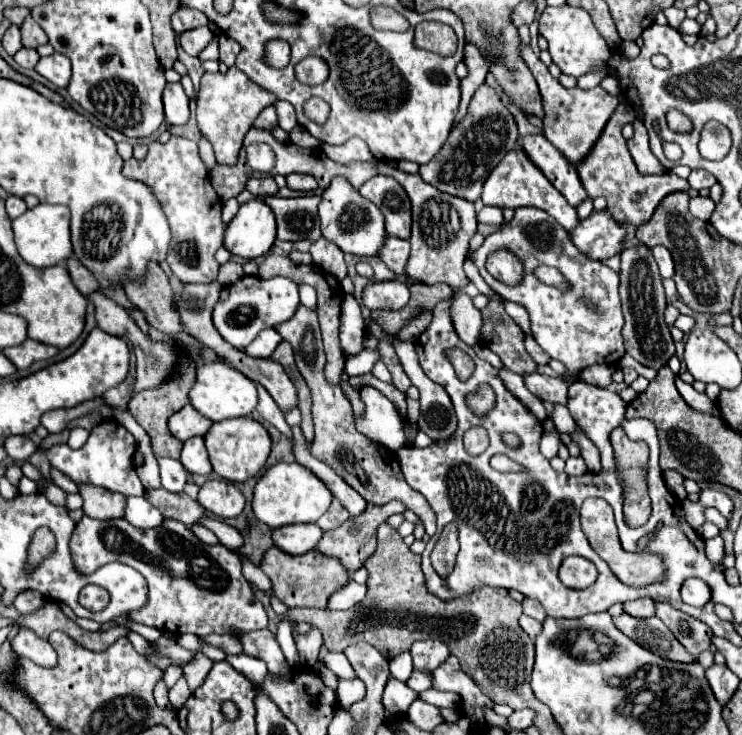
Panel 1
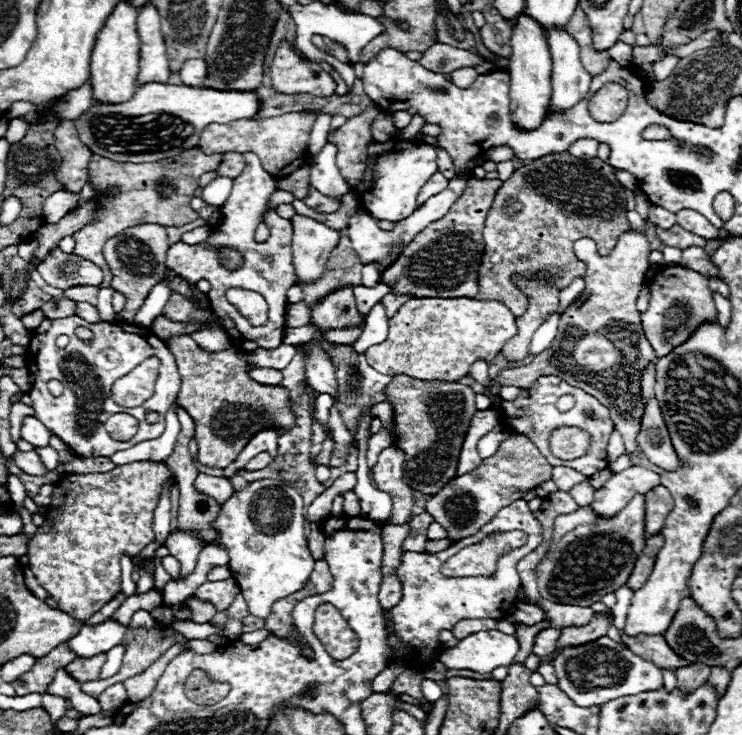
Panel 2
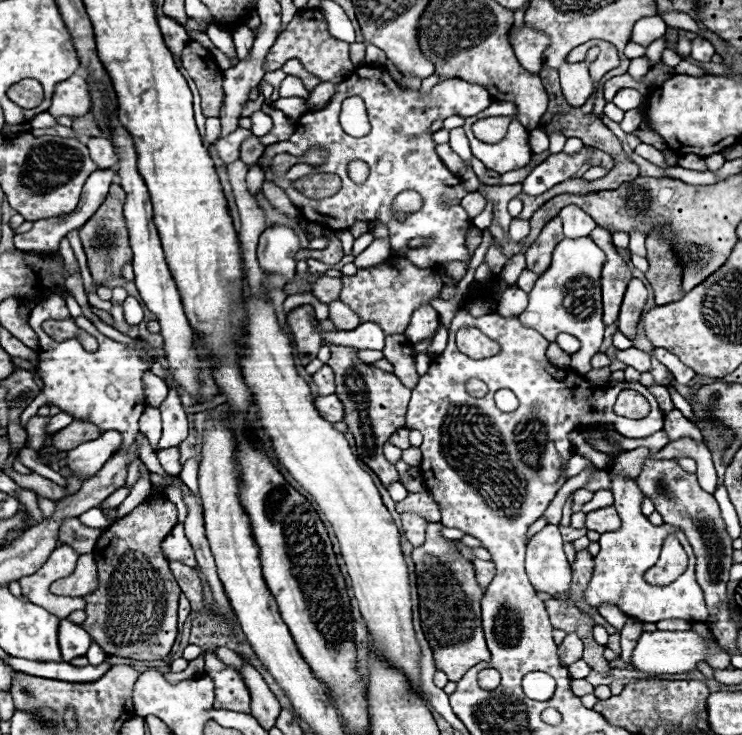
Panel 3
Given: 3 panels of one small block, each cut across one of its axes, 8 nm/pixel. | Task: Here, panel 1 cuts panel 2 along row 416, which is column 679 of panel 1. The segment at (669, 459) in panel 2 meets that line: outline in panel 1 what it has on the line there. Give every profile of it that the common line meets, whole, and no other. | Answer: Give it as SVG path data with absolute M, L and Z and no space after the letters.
M622 614L614 618L614 624L624 632L628 638L638 642L640 646L652 650L654 654L674 660L674 662L684 662L690 664L696 658L684 650L684 646L674 638L674 634L664 626L664 622L656 616L652 618L634 618L628 614Z

